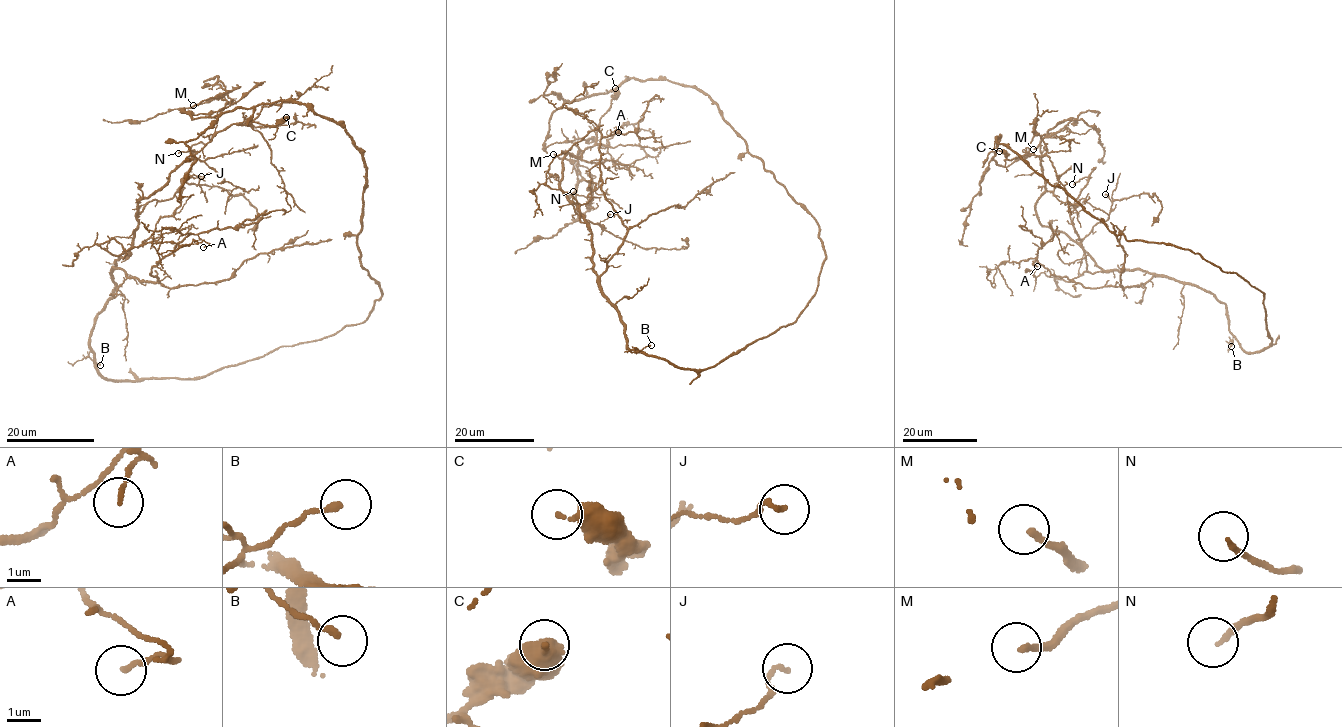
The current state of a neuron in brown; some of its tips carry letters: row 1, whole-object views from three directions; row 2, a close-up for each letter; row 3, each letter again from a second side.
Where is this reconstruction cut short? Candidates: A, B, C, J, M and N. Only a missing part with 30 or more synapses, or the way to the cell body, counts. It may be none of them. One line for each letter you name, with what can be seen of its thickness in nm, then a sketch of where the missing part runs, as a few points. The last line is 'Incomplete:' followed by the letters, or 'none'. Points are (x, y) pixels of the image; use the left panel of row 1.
Incomplete: none

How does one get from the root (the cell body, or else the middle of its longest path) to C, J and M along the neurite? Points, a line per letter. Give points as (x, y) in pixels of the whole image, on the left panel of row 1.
C: (208, 375), (104, 378), (90, 331), (115, 291), (116, 260), (131, 255), (139, 200), (217, 132), (286, 117)
J: (208, 375), (107, 379), (90, 343), (137, 215), (201, 176)
M: (208, 375), (107, 379), (90, 343), (116, 260), (131, 255), (138, 202), (212, 138), (226, 101), (193, 105)

